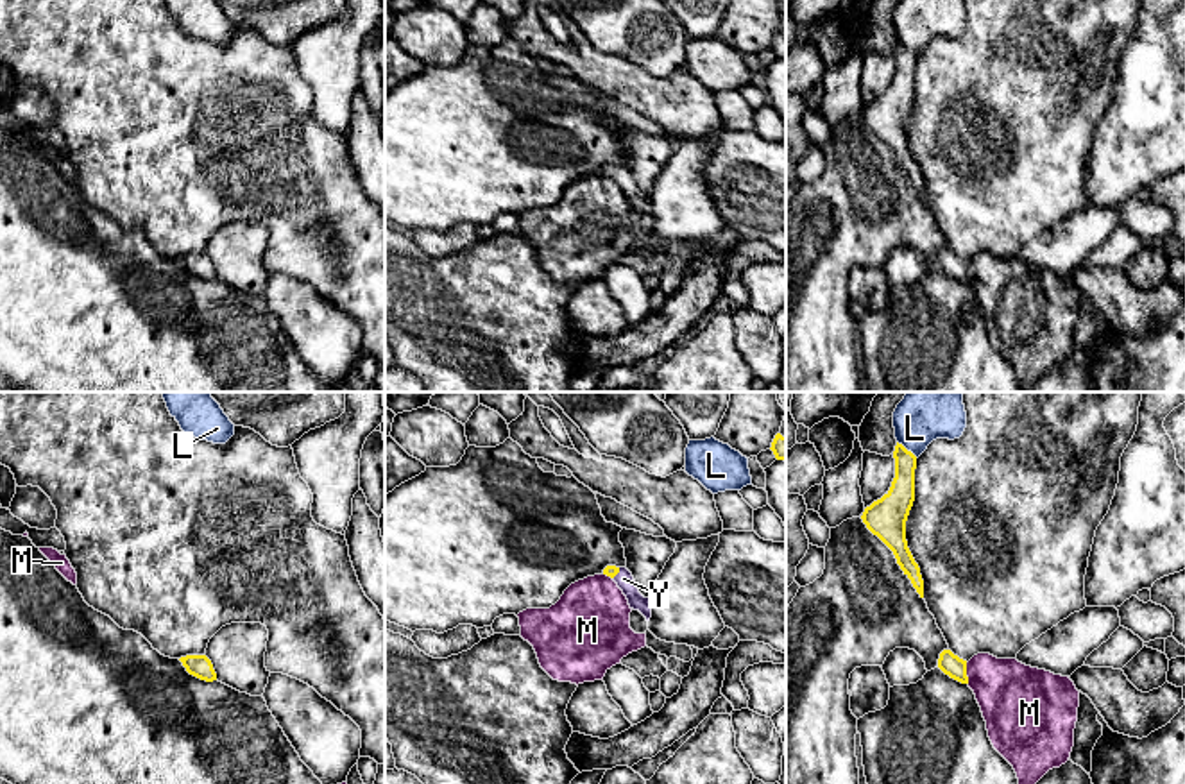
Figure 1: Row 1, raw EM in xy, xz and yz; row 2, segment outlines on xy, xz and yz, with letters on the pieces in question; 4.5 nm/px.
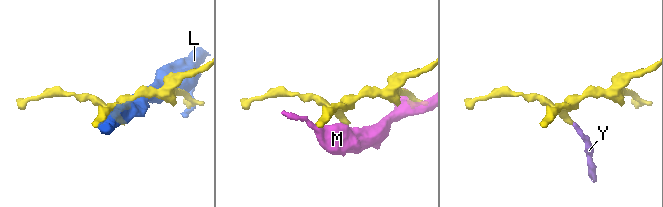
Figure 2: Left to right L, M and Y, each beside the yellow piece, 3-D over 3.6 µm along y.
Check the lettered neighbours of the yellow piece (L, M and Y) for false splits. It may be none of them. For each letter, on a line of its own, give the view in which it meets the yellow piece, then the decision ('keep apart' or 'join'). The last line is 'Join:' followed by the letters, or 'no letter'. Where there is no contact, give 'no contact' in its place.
L: contact in yz; keep apart
M: contact in yz; keep apart
Y: contact in xz; join
Join: Y

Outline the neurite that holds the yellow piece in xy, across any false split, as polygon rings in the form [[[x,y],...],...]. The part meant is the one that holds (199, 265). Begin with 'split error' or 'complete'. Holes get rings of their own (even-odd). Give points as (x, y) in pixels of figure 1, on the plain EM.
complete | [[[186,254],[179,258],[186,270],[200,279],[213,281],[217,272],[211,260],[206,254]]]

